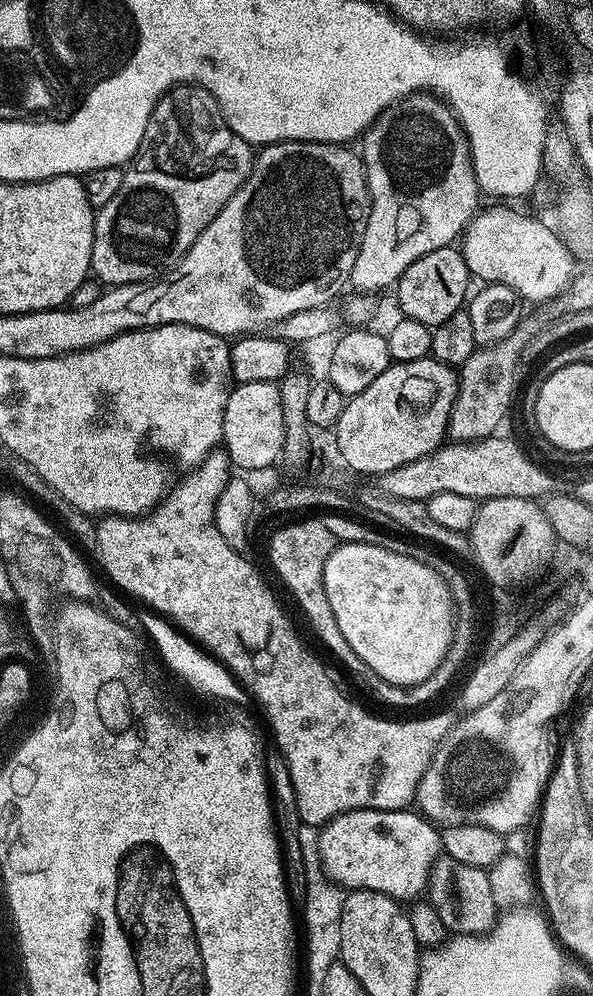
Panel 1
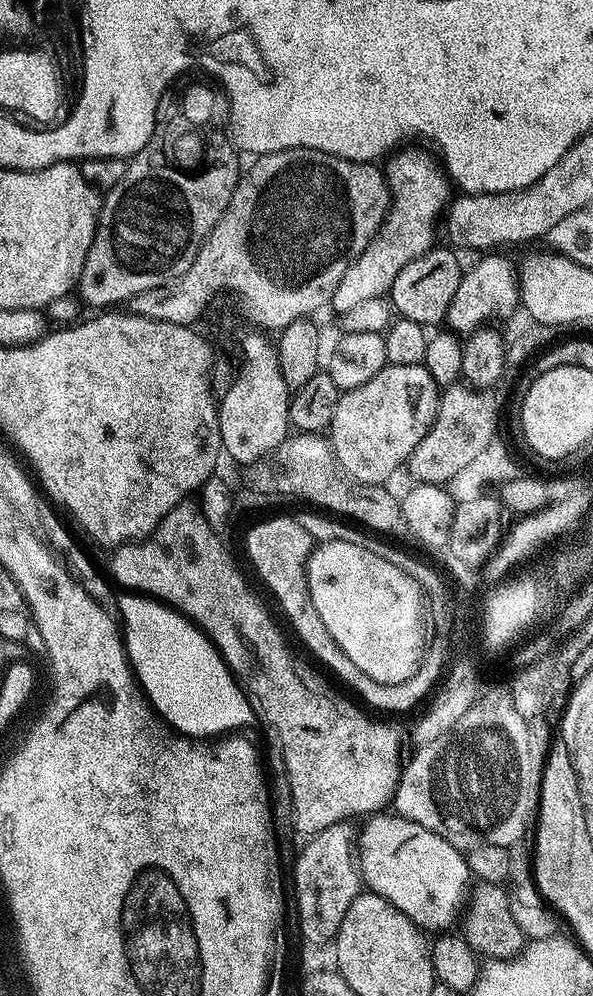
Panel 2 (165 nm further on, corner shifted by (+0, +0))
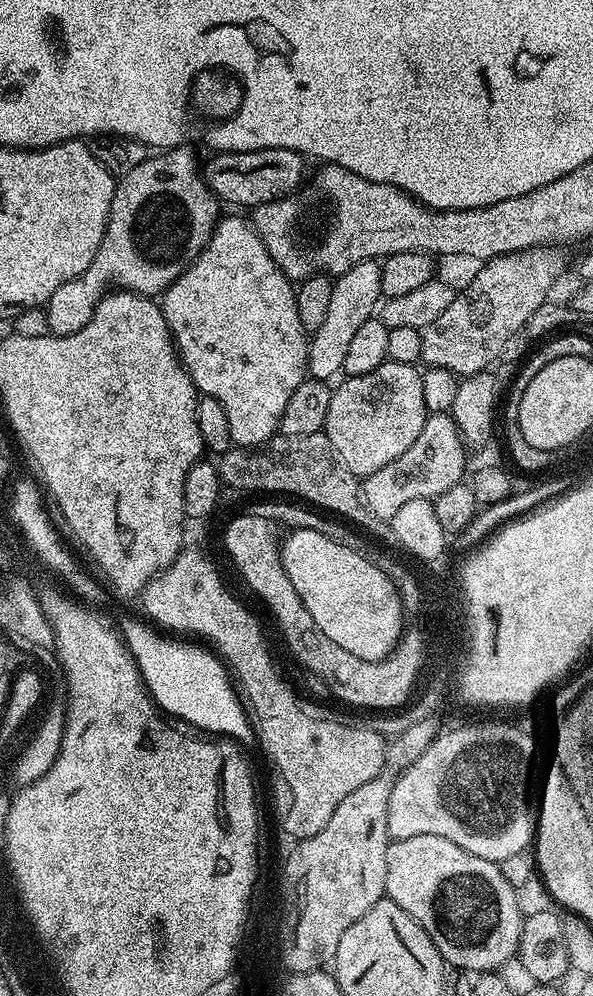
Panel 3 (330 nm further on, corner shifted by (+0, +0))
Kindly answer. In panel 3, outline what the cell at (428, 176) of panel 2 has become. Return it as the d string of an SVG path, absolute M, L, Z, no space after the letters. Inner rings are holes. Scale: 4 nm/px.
M376 260L358 262L358 266L335 277L326 318L322 318L322 322L311 333L308 341L306 372L311 379L328 382L331 381L331 376L341 375L346 360L346 349L350 346L354 333L358 331L358 326L362 326L362 322L373 319L381 303L381 282L380 264Z

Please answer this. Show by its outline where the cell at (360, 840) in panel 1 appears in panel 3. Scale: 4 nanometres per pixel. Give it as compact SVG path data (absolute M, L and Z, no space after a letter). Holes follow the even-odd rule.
M418 834L414 838L402 838L401 840L392 840L388 845L388 853L386 853L386 884L387 899L392 900L398 906L402 906L402 910L406 910L406 914L410 914L414 918L414 922L418 922L418 926L422 926L422 930L426 930L426 934L430 934L430 938L434 942L434 946L438 946L440 957L444 959L445 965L456 967L456 970L463 970L468 974L479 973L495 973L500 970L508 959L517 955L520 947L520 935L522 934L522 911L520 912L520 904L516 901L518 896L517 889L510 886L510 882L506 882L506 878L502 878L502 870L499 863L495 860L487 860L486 858L478 858L474 854L470 854L466 850L462 850L462 846L454 846L454 842L450 842L446 838L438 838L438 834Z

